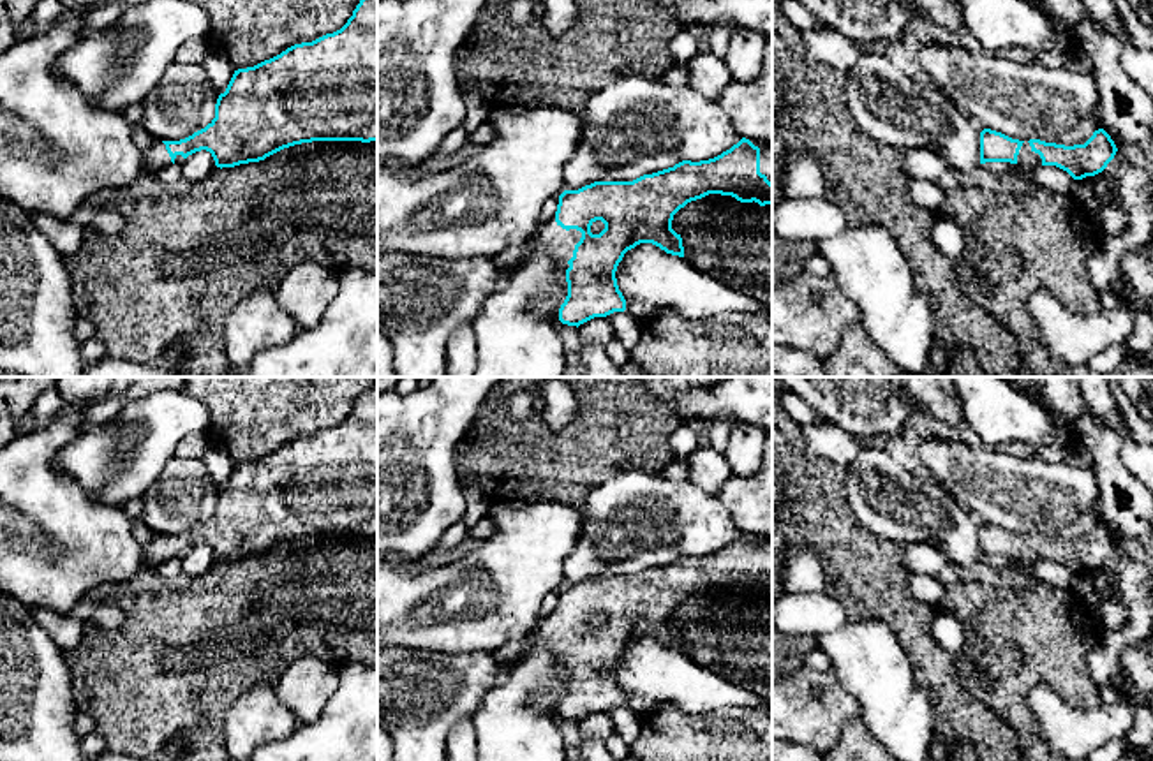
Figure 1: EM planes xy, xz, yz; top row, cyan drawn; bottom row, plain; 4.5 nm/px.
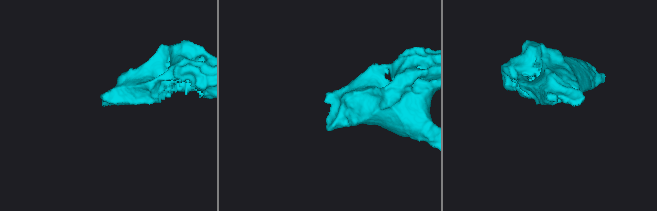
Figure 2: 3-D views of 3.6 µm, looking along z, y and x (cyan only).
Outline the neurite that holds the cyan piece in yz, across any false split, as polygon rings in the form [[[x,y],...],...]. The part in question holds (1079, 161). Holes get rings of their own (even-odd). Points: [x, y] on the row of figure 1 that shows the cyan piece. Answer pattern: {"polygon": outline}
{"polygon": [[[984,129],[980,132],[980,164],[1010,162],[1019,166],[1056,166],[1074,180],[1102,173],[1114,159],[1118,148],[1111,136],[1098,129],[1084,144],[1056,144],[1040,139],[1019,141],[1001,132]]]}

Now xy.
{"polygon": [[[360,0],[347,23],[333,33],[234,70],[217,99],[215,118],[185,139],[146,144],[143,173],[155,176],[164,166],[183,164],[201,150],[210,151],[222,169],[312,141],[377,141],[377,0]]]}

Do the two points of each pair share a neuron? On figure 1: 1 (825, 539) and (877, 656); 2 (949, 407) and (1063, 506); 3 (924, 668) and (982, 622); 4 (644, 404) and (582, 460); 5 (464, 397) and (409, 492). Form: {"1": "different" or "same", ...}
{"1": "different", "2": "different", "3": "different", "4": "same", "5": "same"}

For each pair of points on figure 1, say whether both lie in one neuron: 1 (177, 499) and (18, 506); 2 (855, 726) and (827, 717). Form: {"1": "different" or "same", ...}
{"1": "same", "2": "different"}

